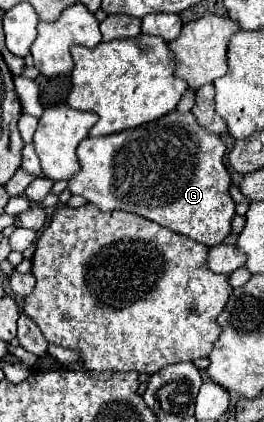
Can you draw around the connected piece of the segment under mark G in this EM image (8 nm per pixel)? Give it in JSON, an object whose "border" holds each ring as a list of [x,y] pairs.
{"border":[[[169,113],[165,117],[161,117],[159,121],[151,121],[147,125],[141,125],[137,129],[127,129],[127,131],[121,131],[121,133],[113,133],[113,135],[107,135],[107,137],[87,137],[85,141],[79,143],[77,147],[77,159],[79,159],[79,173],[75,173],[67,183],[69,183],[69,191],[71,195],[79,195],[83,197],[85,201],[97,205],[101,211],[113,211],[113,209],[125,209],[125,211],[131,211],[131,213],[139,213],[175,233],[181,233],[181,235],[187,235],[189,239],[195,239],[197,243],[203,243],[207,247],[215,247],[219,243],[223,243],[223,239],[229,235],[229,229],[231,229],[231,217],[235,215],[235,203],[231,201],[231,195],[227,193],[229,191],[229,173],[227,173],[227,167],[223,163],[223,155],[225,155],[225,143],[219,135],[211,135],[209,131],[205,131],[193,113]]]}

